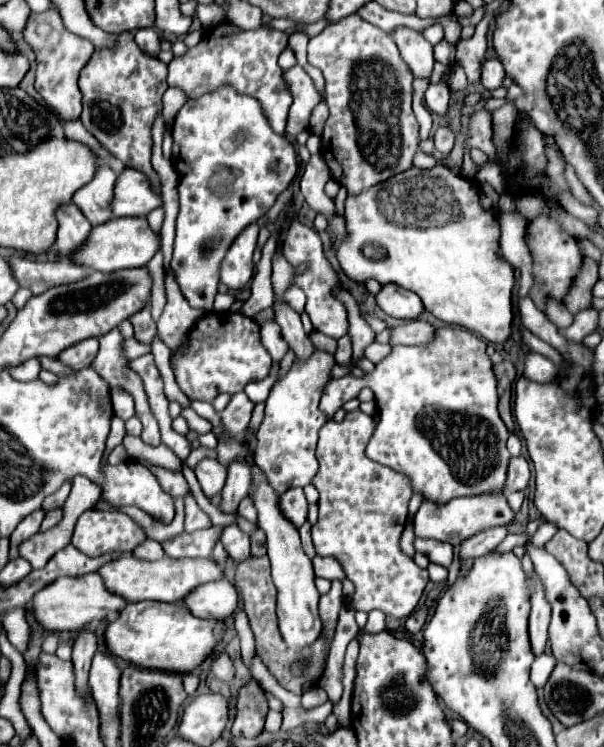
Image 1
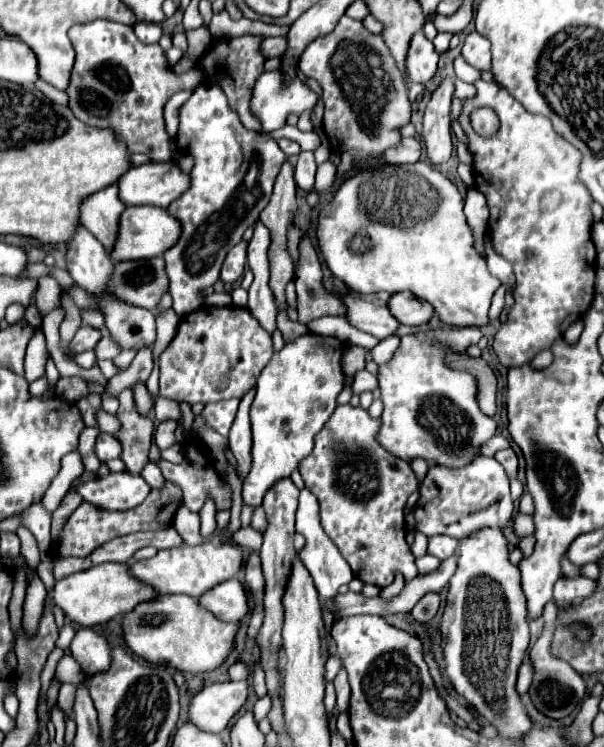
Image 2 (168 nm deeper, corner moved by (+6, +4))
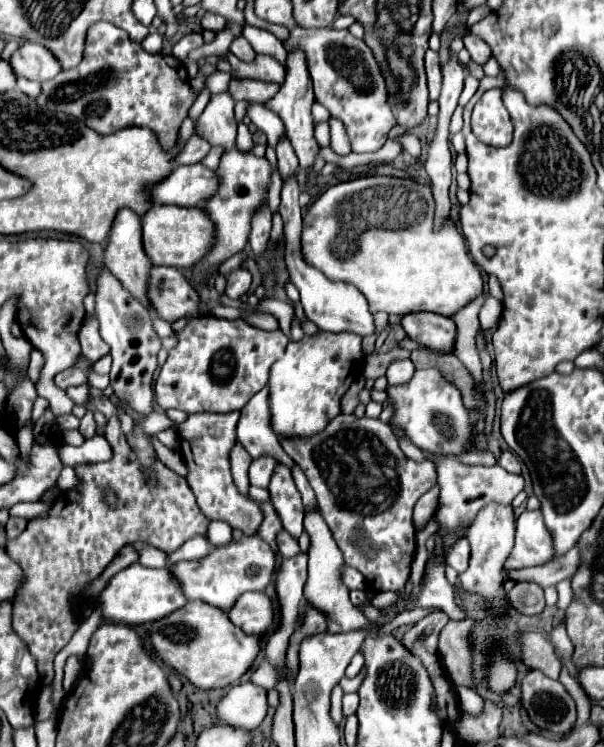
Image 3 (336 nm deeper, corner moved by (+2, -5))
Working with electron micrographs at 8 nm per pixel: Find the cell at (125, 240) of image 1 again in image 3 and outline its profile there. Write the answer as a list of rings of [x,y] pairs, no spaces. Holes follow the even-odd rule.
[[[154,204],[140,220],[144,252],[156,266],[190,268],[192,264],[196,264],[196,258],[202,258],[208,252],[208,246],[212,246],[212,222],[200,208]]]

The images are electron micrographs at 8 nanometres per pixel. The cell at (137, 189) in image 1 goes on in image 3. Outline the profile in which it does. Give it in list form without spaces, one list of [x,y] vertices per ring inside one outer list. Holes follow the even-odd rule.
[[[202,164],[178,166],[164,178],[164,182],[156,182],[148,186],[148,198],[152,204],[172,204],[172,206],[200,206],[206,198],[216,192],[218,180],[216,172],[204,168]]]

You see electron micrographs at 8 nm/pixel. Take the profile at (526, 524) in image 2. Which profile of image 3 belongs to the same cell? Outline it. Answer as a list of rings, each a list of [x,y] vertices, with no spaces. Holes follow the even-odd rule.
[[[524,510],[516,520],[516,544],[506,560],[506,568],[540,566],[552,560],[552,536],[548,534],[542,512]]]

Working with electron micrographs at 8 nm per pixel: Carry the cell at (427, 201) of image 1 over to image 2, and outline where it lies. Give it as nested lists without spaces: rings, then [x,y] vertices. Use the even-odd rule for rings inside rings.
[[[430,163],[384,165],[348,175],[332,193],[328,205],[318,209],[318,253],[328,271],[348,289],[362,295],[386,291],[390,295],[410,291],[428,301],[440,319],[454,327],[482,327],[488,323],[488,309],[500,281],[490,275],[486,261],[476,253],[470,227],[462,211],[458,189]]]

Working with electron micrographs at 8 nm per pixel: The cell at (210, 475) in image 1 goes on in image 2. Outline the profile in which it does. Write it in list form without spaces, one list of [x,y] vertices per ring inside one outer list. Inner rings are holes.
[[[206,501],[206,505],[200,509],[200,523],[202,523],[202,535],[210,535],[216,529],[216,507],[214,501]]]

